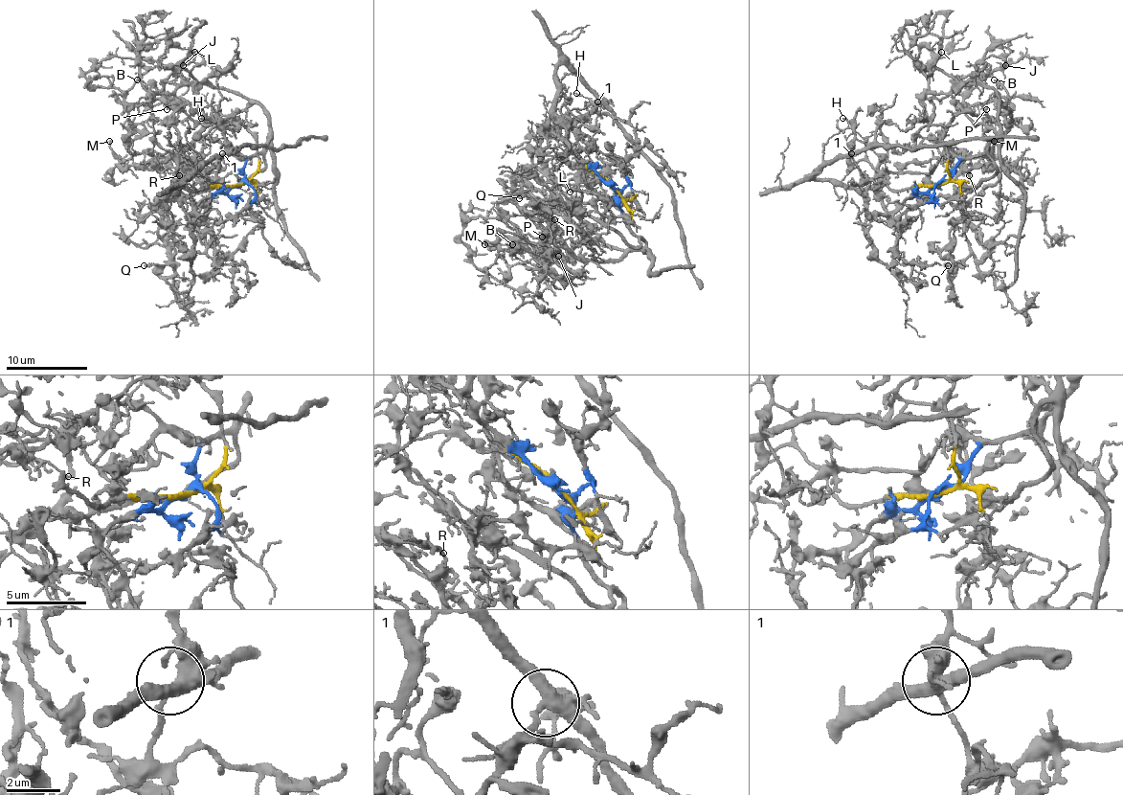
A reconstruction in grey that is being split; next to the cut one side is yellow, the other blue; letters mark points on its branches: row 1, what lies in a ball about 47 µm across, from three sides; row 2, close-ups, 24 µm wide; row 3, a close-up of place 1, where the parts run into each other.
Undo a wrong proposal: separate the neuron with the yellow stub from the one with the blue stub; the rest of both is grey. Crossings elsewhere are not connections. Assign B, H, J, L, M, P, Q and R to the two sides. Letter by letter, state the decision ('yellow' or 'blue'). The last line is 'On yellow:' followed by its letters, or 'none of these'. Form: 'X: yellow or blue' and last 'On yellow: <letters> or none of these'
B: blue
H: blue
J: blue
L: blue
M: blue
P: blue
Q: blue
R: blue
On yellow: none of these

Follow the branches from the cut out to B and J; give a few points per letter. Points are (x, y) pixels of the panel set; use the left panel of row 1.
B: (238, 185), (245, 163), (263, 148), (269, 114), (249, 104), (209, 121), (184, 101), (166, 98), (138, 79)
J: (238, 185), (245, 163), (263, 148), (269, 114), (218, 88), (171, 84), (182, 66)

